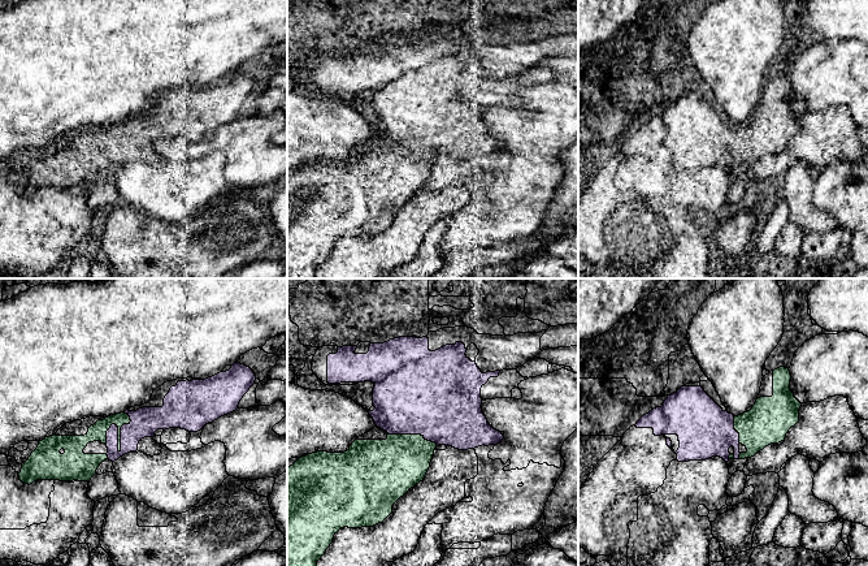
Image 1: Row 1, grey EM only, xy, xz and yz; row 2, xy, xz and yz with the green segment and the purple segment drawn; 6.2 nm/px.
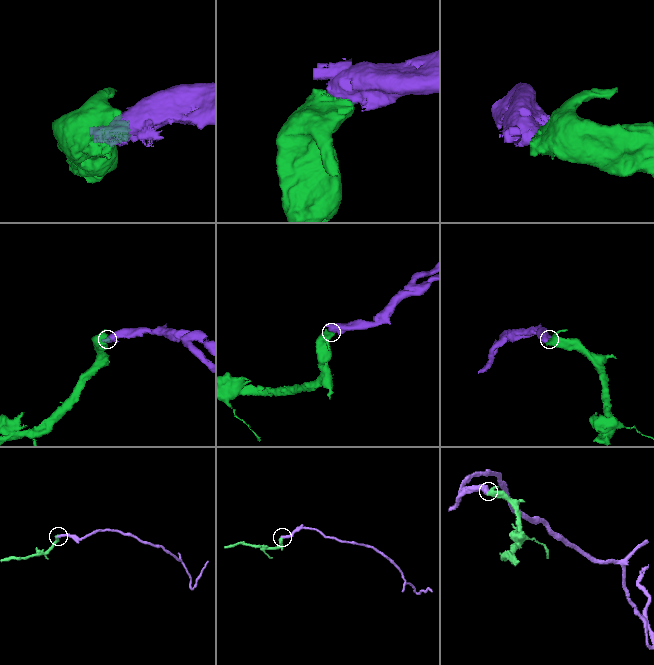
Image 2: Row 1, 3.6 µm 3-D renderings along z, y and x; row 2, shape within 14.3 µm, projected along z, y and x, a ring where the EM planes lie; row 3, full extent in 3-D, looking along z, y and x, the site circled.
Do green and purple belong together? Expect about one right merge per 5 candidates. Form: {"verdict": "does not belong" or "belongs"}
{"verdict": "belongs"}

